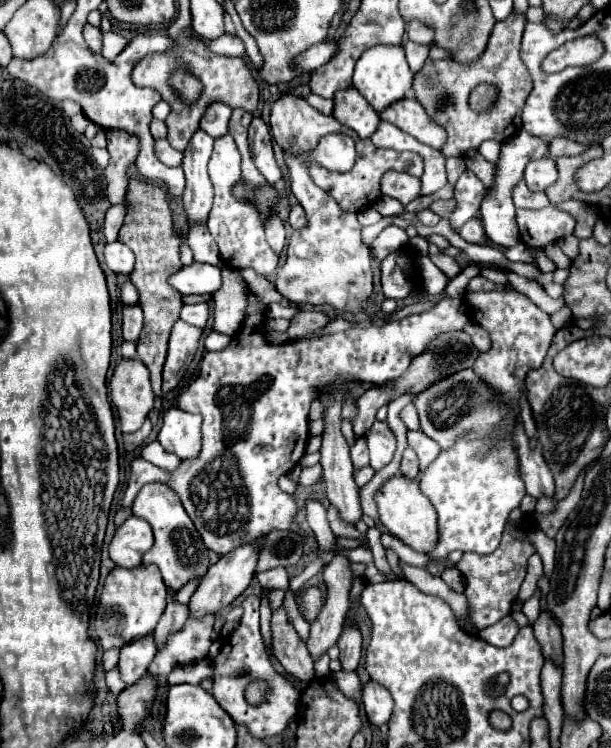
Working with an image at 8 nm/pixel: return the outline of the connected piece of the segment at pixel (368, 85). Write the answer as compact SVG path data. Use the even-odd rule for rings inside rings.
M376 45L376 47L370 47L368 51L362 53L362 57L358 59L356 63L356 69L354 69L354 81L352 81L352 87L368 99L368 103L376 109L376 111L382 111L386 109L388 105L392 105L394 101L402 99L410 87L412 87L412 77L414 73L410 71L408 63L406 63L406 57L404 57L404 47L402 45Z

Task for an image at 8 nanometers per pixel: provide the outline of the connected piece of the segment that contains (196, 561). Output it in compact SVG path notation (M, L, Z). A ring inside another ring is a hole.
M146 483L134 499L132 513L138 515L140 519L146 519L152 525L154 545L144 555L144 563L146 565L154 563L160 569L162 579L168 587L180 589L190 579L204 577L204 573L208 571L208 549L202 543L198 531L194 529L192 519L184 511L180 497L168 485L164 485L164 483Z

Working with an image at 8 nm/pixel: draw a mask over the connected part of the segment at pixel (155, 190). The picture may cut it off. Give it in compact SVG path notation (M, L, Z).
M132 179L128 187L126 201L130 203L130 213L118 233L118 241L128 245L136 255L136 265L130 273L132 283L140 293L140 307L144 309L144 327L138 337L138 359L150 369L150 383L156 397L162 397L162 367L166 359L168 335L174 321L182 309L182 295L174 291L168 283L170 275L182 269L180 263L180 241L172 233L172 209L166 199L166 191L158 183L146 183L142 179Z

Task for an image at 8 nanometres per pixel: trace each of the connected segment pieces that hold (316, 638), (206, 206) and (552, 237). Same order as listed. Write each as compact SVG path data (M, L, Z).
M334 555L322 571L326 583L326 605L316 617L310 629L310 639L306 641L306 647L314 661L340 637L342 623L350 609L350 587L354 581L350 565L352 561L348 557Z
M200 129L184 151L182 169L186 173L186 191L182 195L182 209L188 227L204 225L212 209L212 183L206 173L212 149L214 139Z
M552 205L538 211L516 209L516 223L520 229L520 239L534 247L554 243L556 239L564 239L574 231L574 219Z

